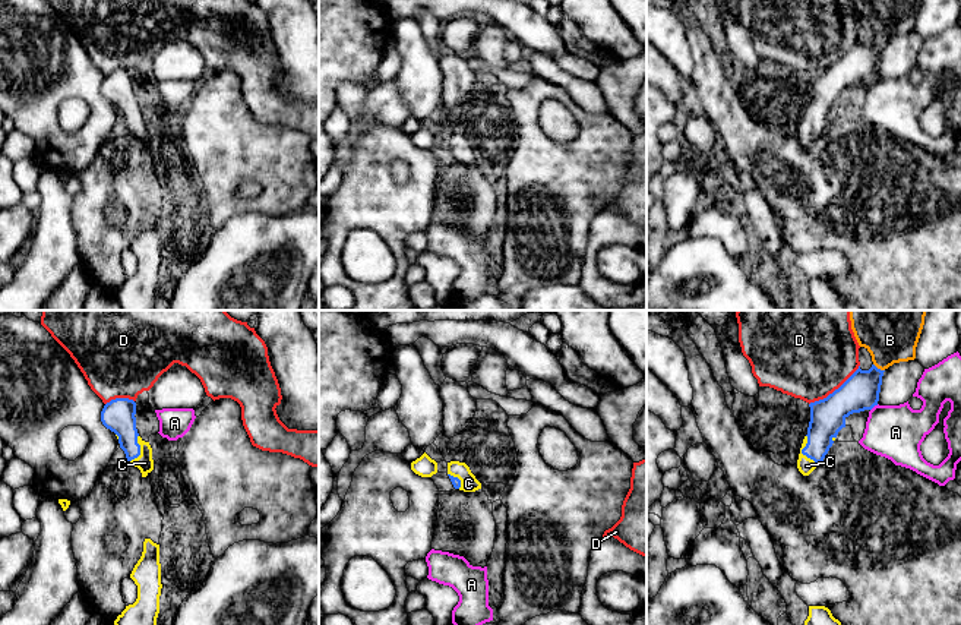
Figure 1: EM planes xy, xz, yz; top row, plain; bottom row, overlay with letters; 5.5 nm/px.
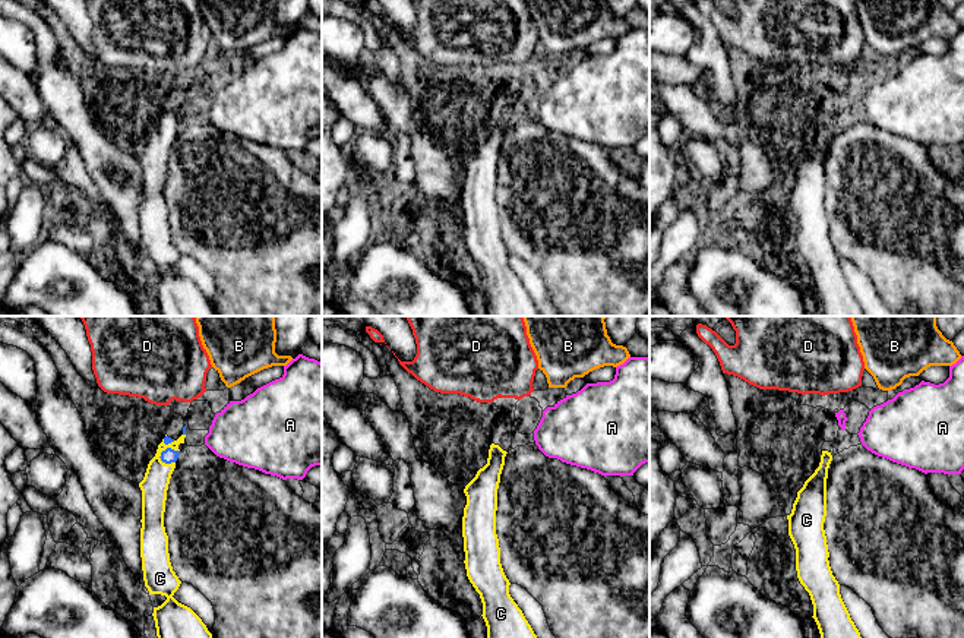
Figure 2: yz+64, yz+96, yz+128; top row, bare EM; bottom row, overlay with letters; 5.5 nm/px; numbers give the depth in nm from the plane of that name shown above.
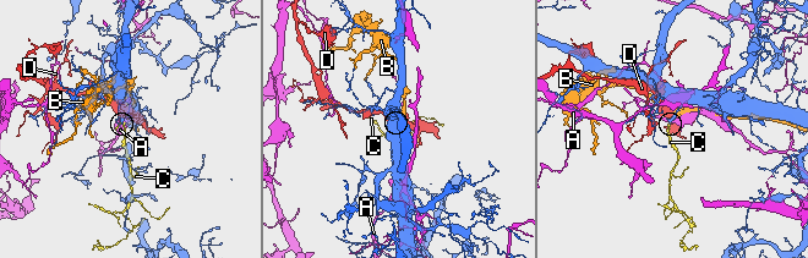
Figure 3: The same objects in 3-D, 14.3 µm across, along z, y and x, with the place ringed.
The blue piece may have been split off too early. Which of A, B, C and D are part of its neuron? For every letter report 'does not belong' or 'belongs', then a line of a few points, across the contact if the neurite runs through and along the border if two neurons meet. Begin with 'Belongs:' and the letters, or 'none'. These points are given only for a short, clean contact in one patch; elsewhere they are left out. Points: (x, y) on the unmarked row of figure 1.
Belongs: C
A: does not belong
B: does not belong
C: belongs | yz (828, 88), (822, 104), (802, 125), (806, 138)
D: does not belong

